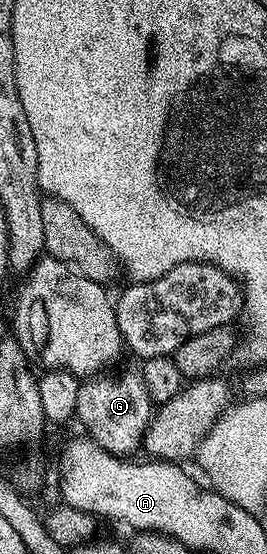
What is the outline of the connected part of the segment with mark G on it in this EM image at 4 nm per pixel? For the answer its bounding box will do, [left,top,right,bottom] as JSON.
[74,371,152,458]

